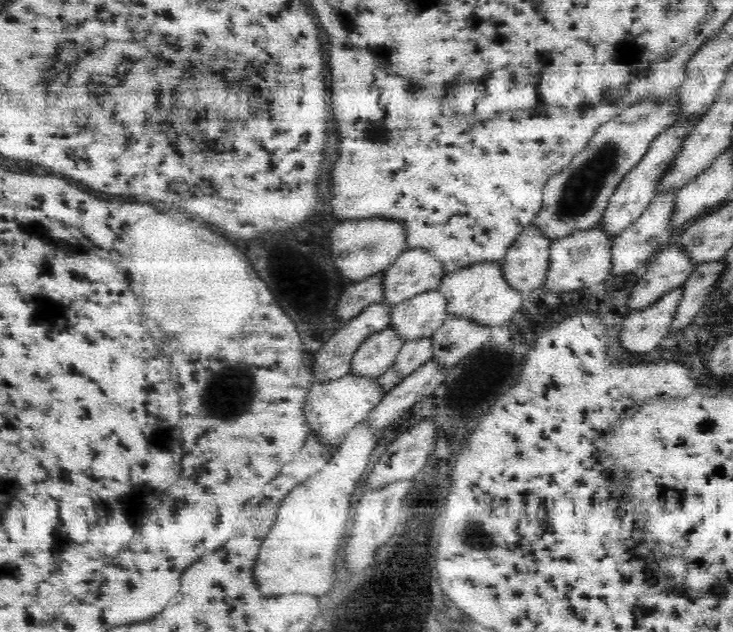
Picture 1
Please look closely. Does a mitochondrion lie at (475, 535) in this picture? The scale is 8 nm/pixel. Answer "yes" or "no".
yes

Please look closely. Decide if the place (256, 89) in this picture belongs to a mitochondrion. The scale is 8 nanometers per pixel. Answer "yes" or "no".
no

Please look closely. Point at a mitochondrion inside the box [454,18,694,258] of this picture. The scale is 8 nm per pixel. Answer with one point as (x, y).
(577, 196)

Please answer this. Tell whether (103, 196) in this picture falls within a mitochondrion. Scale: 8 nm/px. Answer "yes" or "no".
no

